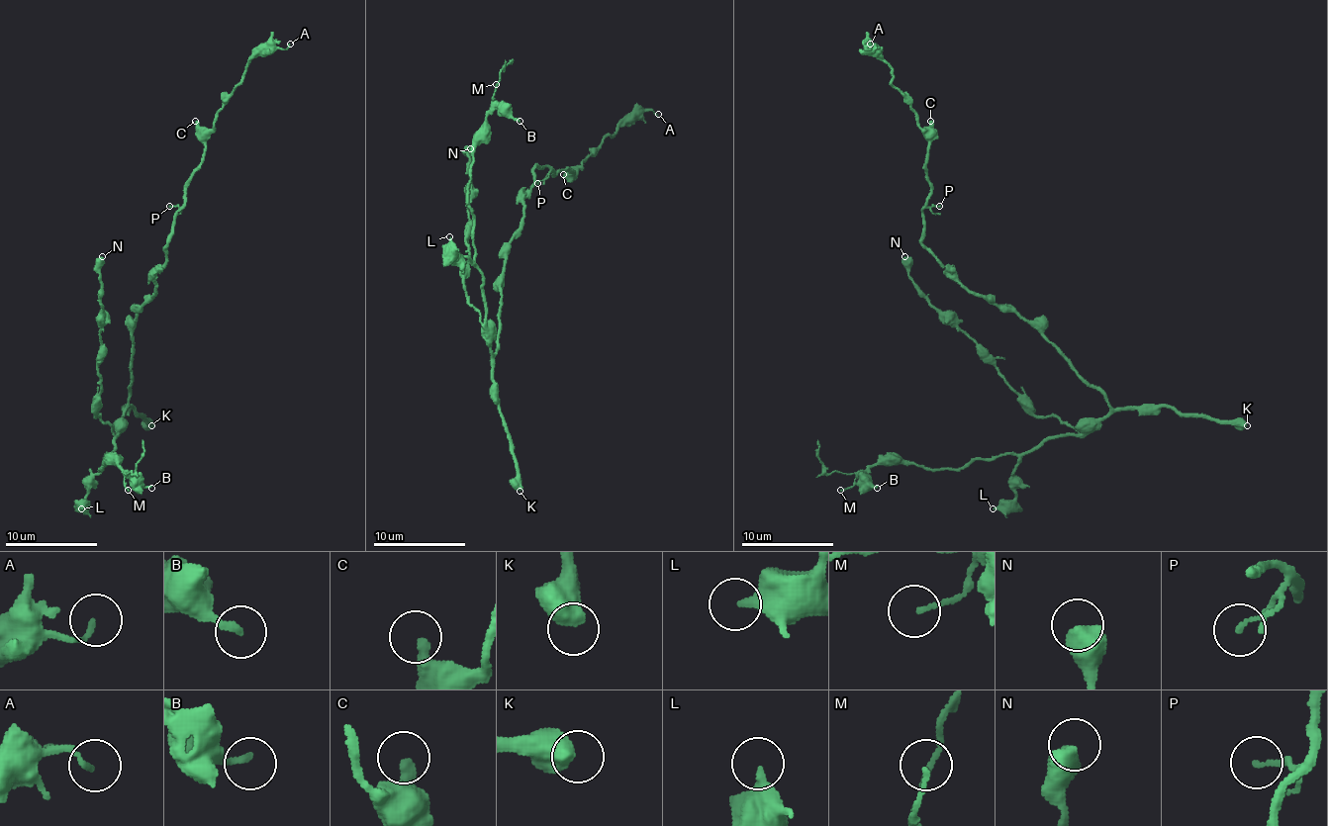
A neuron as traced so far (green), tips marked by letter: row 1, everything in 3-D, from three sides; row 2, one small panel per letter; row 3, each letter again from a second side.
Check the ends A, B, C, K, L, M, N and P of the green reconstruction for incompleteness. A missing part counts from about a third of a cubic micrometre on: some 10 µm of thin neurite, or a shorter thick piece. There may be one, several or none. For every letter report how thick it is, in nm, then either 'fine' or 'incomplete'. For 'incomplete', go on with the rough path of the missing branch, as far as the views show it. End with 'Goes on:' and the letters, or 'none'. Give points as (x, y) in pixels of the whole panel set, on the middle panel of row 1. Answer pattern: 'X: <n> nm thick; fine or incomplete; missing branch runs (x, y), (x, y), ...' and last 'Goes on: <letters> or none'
A: 130 nm thick; fine
B: 200 nm thick; fine
C: 380 nm thick; fine
K: 600 nm thick; incomplete
L: 360 nm thick; fine
M: 120 nm thick; fine
N: 600 nm thick; fine
P: 140 nm thick; fine
Goes on: K

